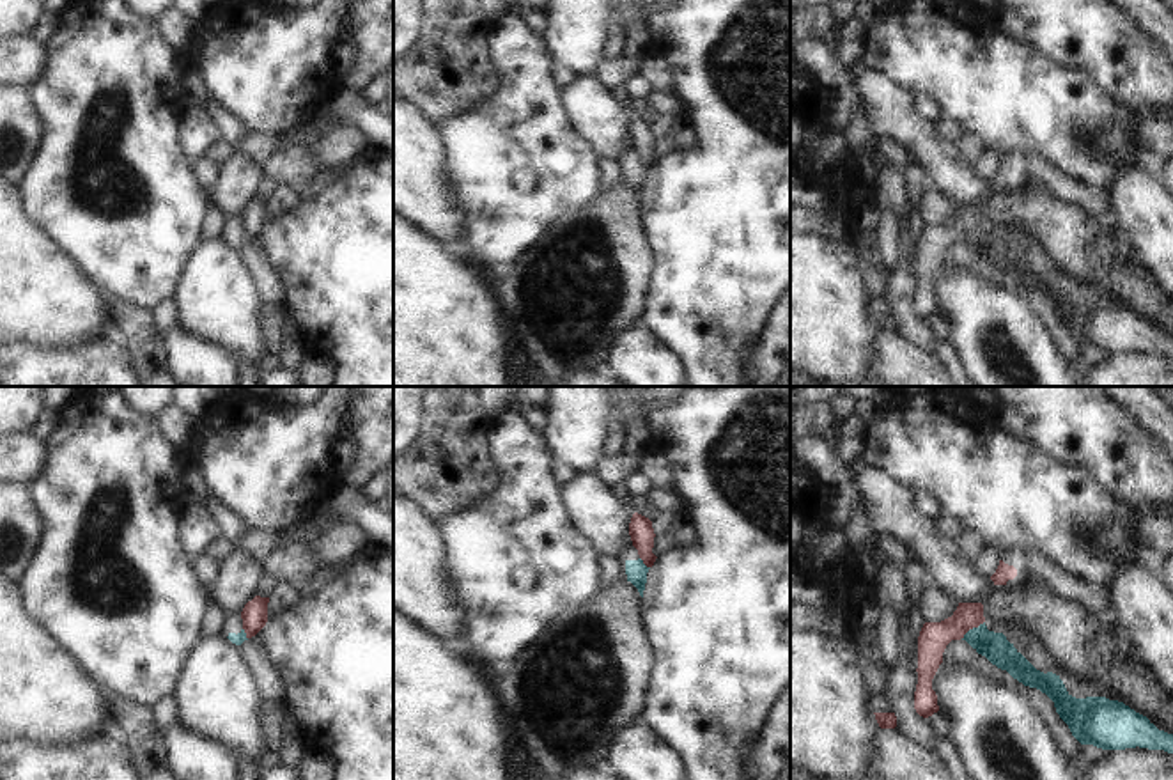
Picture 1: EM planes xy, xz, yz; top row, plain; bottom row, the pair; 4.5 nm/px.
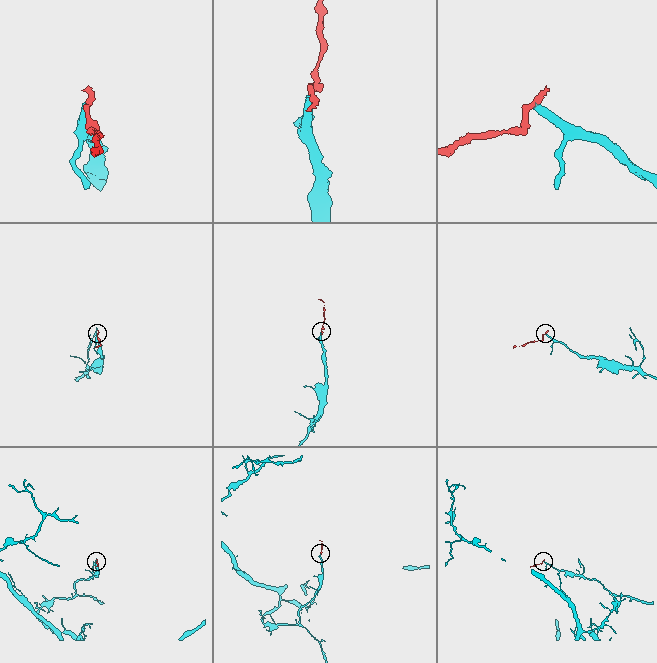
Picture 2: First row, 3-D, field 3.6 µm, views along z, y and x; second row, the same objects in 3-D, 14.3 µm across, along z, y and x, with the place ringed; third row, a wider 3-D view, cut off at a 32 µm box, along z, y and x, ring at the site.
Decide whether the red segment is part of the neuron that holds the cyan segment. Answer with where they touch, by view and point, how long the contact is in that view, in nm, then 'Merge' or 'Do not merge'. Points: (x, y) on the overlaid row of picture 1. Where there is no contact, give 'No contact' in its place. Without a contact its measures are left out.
Touches cyan at yz (973, 628). Shared border 130 nm. Do not merge.

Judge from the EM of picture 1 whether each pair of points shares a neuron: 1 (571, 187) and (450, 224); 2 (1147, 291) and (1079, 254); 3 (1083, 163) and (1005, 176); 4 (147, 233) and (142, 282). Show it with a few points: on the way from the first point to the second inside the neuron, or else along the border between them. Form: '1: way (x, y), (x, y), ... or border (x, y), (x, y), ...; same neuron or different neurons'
1: border (449, 181), (465, 213), (461, 240); different neurons
2: way (1131, 284), (1095, 257); same neuron
3: border (1017, 151), (1040, 155), (1088, 187); different neurons
4: way (142, 245), (142, 270); same neuron

